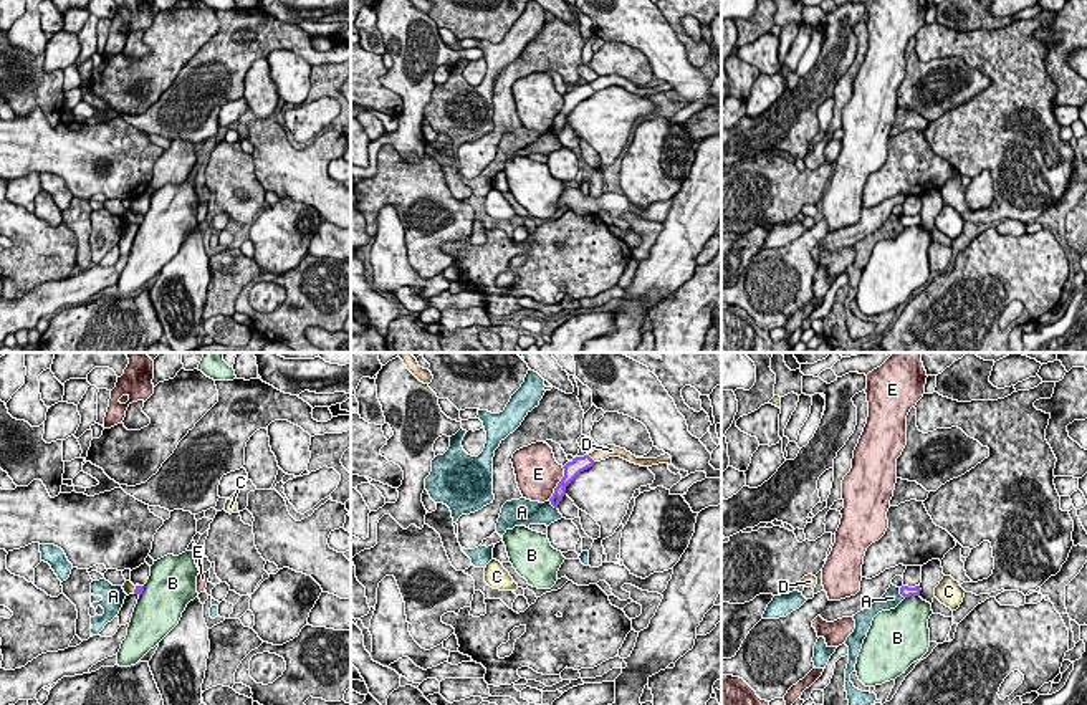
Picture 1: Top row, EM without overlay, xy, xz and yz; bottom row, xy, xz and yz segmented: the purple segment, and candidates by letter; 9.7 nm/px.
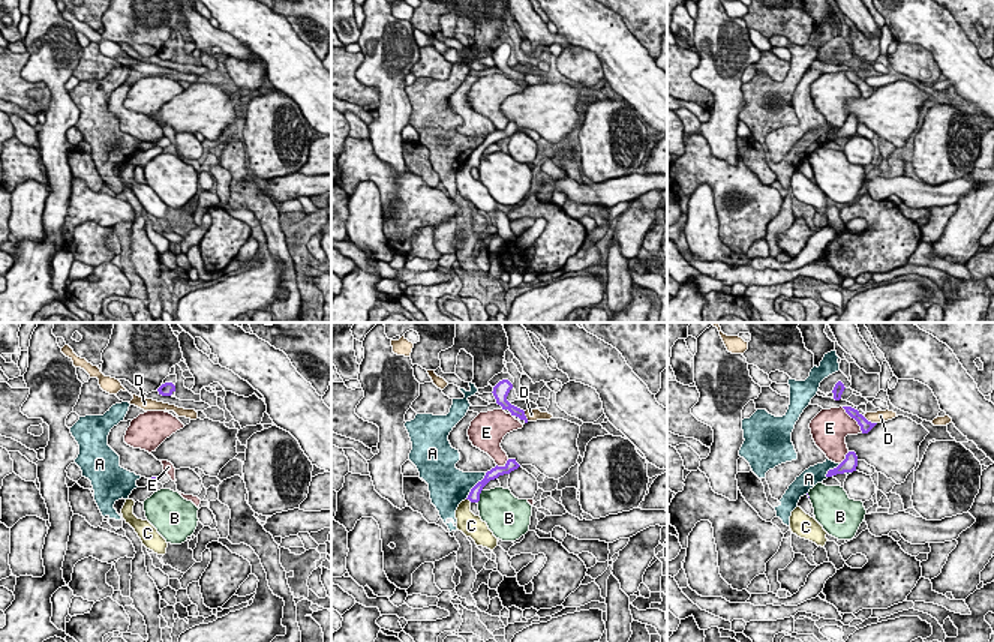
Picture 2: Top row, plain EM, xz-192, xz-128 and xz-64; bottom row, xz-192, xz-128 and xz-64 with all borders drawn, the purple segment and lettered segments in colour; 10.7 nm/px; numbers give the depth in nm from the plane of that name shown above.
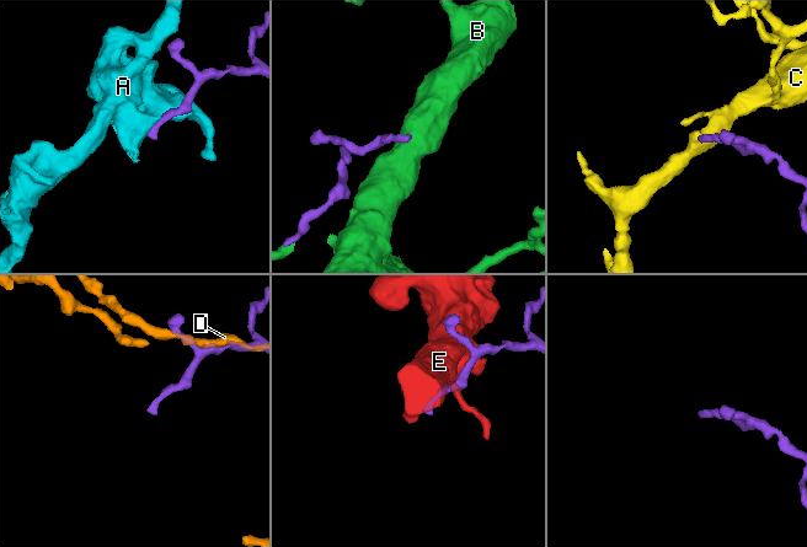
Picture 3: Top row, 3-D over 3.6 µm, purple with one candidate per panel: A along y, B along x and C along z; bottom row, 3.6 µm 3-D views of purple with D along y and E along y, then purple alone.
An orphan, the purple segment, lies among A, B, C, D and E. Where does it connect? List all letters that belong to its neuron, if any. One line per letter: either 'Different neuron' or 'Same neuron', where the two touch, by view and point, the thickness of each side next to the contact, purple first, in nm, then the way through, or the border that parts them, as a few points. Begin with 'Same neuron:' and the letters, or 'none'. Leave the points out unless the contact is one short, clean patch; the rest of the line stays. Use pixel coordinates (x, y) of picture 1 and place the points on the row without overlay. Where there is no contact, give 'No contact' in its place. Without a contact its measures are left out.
Same neuron: C
A: Different neuron. Touches purple at xz (553, 134). Thickness 120 nm (purple) against 240 nm
B: Different neuron. Touches purple at yz (912, 224). Thickness 120 nm (purple) against 360 nm
C: Same neuron. Touches purple at xy (134, 219). Thickness 70 nm (purple) against 100 nm. Path across: xy (138, 219), (134, 219), (128, 215)
D: Different neuron. Touches purple at xz (591, 88). Thickness 160 nm (purple) against 130 nm
E: Different neuron. Touches purple at xz (558, 113). Thickness 160 nm (purple) against 420 nm

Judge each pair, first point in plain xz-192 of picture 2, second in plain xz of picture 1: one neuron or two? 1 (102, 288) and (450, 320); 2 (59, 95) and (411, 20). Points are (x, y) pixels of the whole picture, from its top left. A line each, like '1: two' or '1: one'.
1: one
2: one

